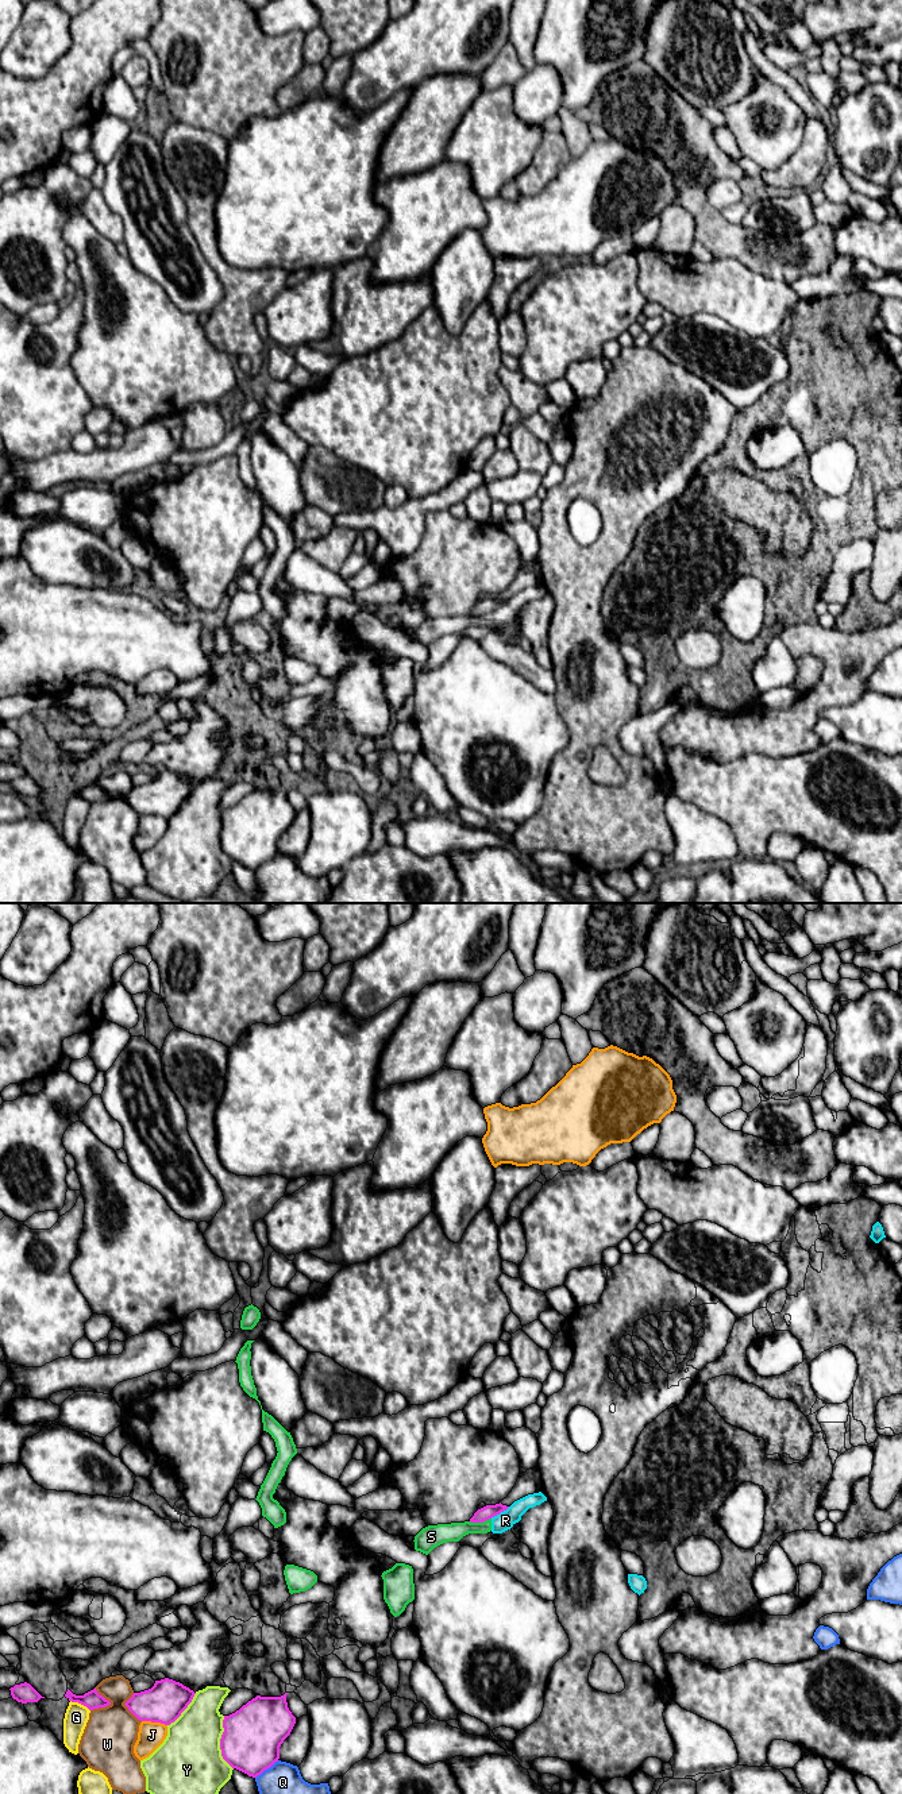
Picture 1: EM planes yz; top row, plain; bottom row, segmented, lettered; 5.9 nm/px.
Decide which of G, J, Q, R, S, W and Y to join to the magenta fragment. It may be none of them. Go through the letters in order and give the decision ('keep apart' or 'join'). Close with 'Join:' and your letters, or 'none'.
G: keep apart
J: keep apart
Q: keep apart
R: keep apart
S: keep apart
W: keep apart
Y: keep apart
Join: none

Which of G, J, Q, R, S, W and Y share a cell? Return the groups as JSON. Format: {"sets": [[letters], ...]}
{"sets": [["G"], ["J"], ["Q"], ["R", "S"], ["W"], ["Y"]]}

